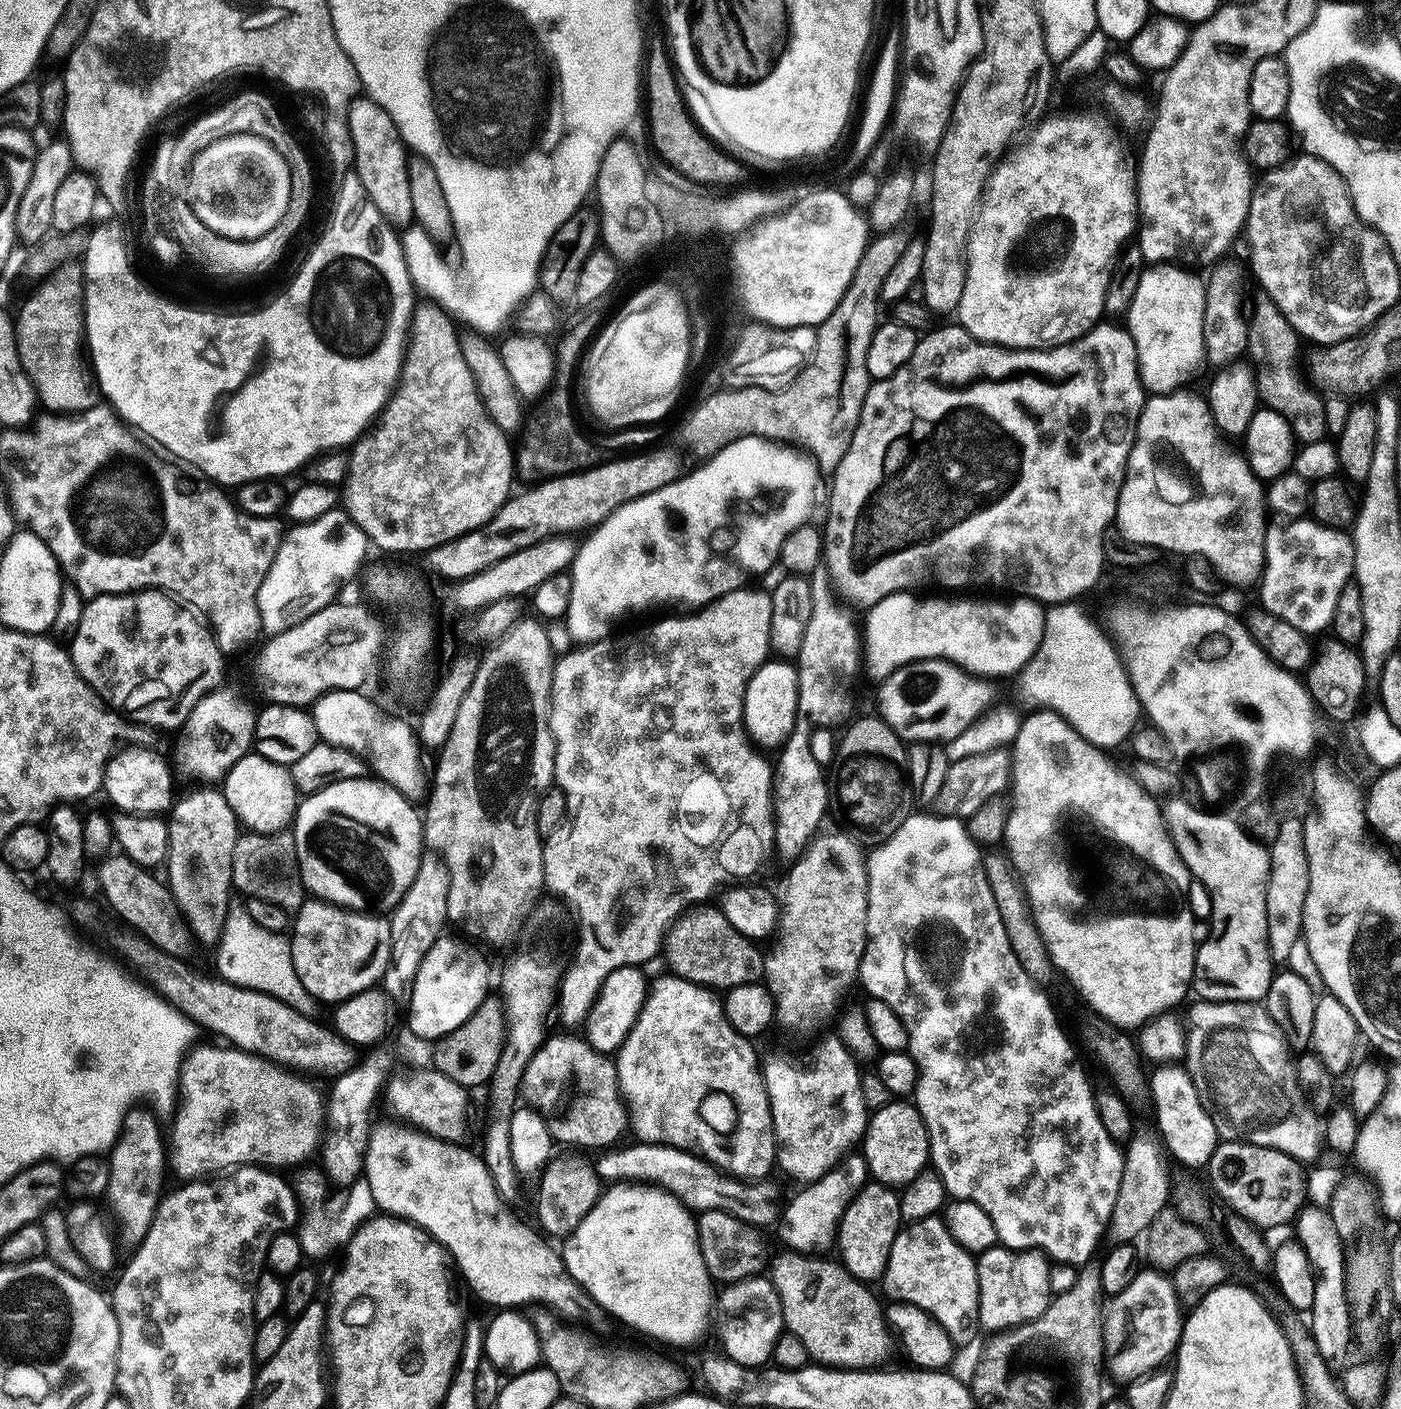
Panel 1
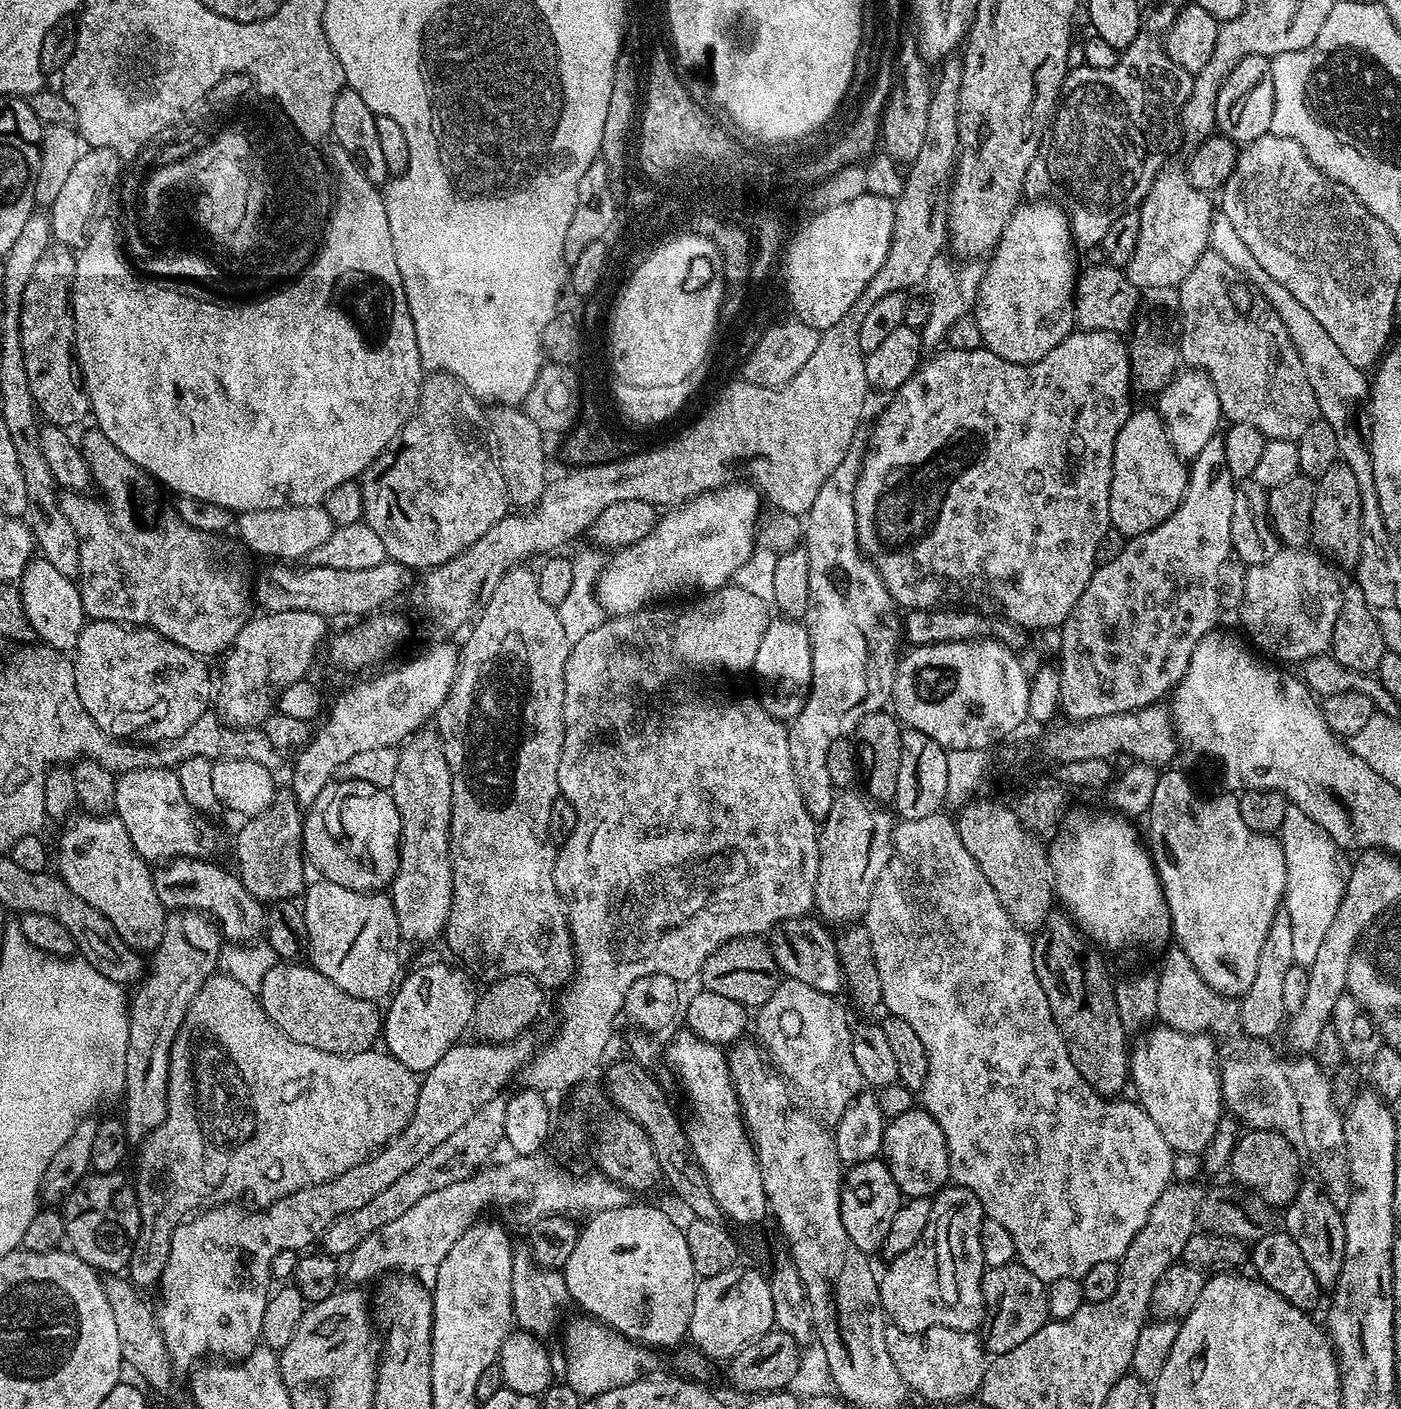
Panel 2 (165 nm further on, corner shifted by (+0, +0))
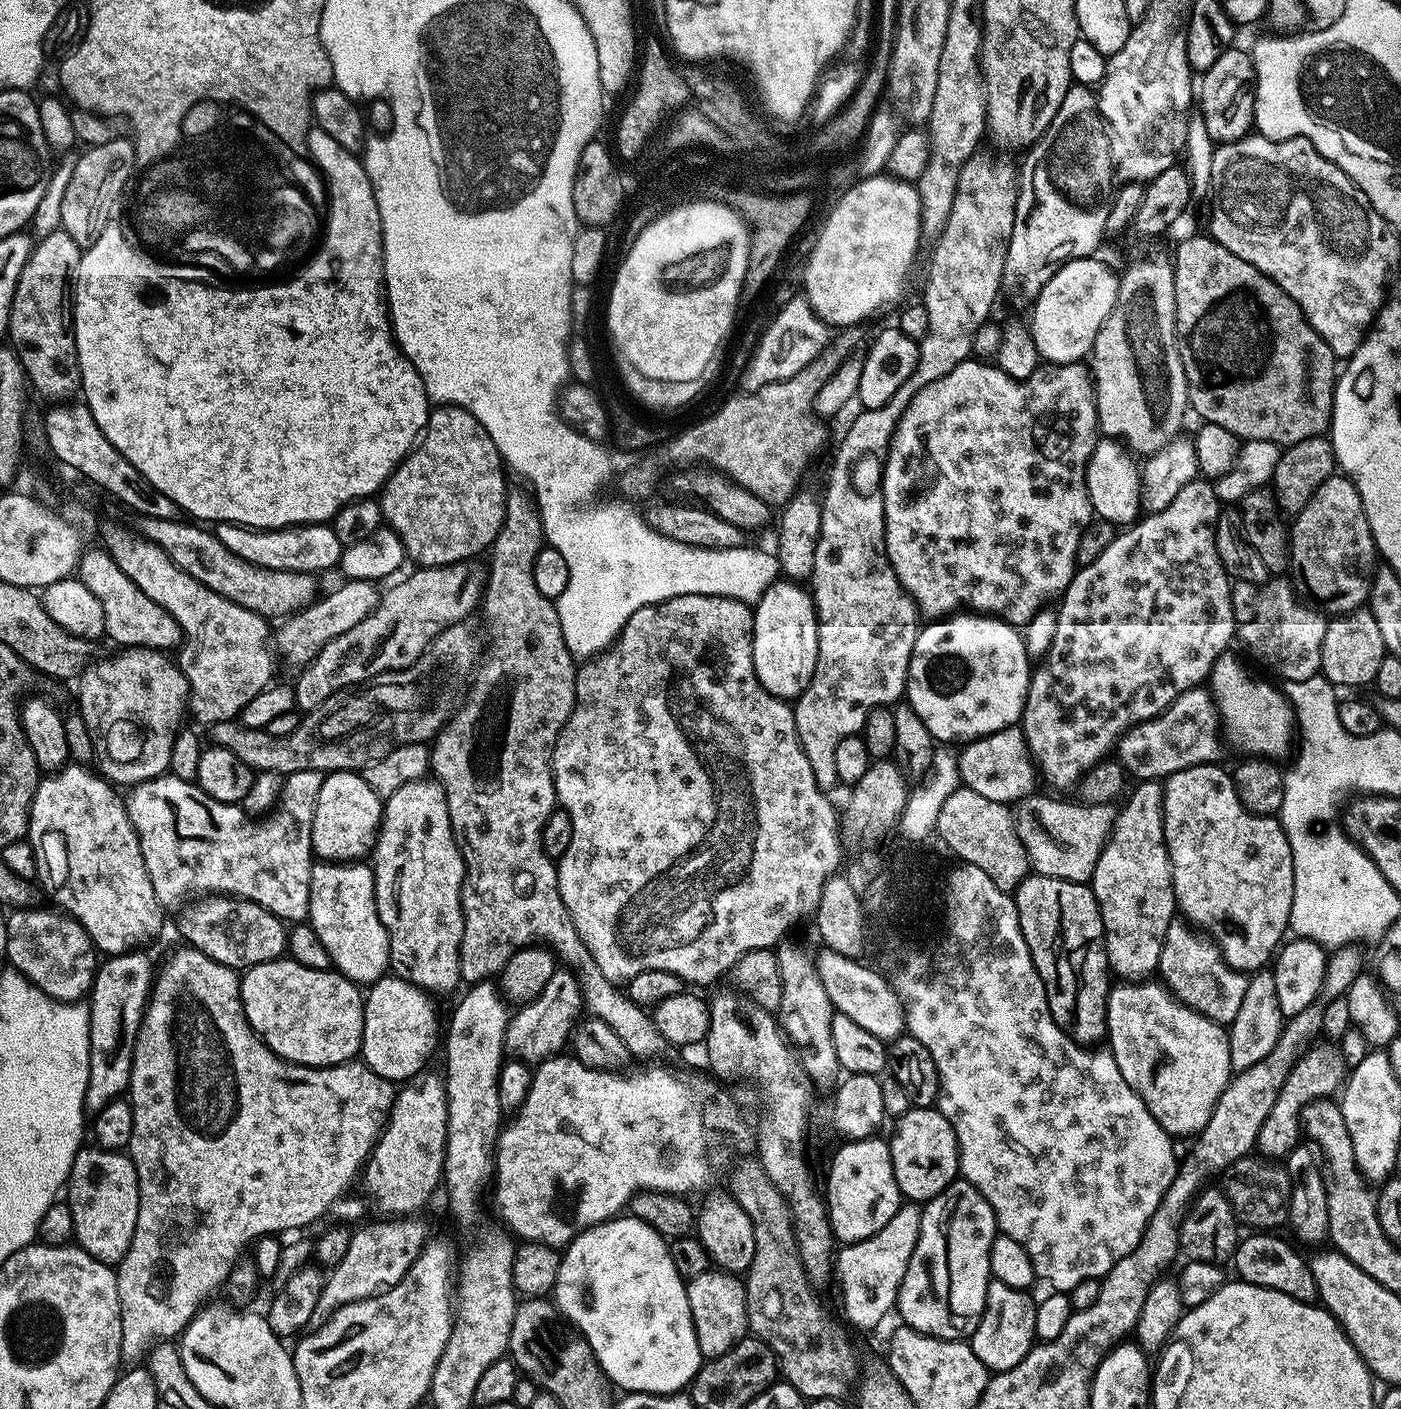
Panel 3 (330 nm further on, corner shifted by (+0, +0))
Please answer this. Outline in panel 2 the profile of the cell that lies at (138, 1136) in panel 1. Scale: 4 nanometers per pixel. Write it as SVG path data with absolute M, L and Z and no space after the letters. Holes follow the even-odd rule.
M202 914L196 920L177 920L164 925L163 937L155 949L156 957L150 960L150 971L139 985L140 989L130 1000L128 1013L128 1045L126 1046L126 1074L124 1075L124 1122L125 1134L129 1141L138 1142L152 1135L152 1131L166 1118L168 1109L168 1071L170 1070L170 1050L178 1030L184 1025L184 1015L188 1013L188 1006L196 996L196 991L206 983L208 977L217 971L221 963L222 932L211 919L202 922Z

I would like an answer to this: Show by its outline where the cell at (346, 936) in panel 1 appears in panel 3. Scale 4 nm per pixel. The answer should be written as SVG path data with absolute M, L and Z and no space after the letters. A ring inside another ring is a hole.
M316 862L310 874L310 906L308 920L322 938L322 946L332 959L332 968L357 986L371 986L389 971L388 935L376 909L376 878L364 862Z

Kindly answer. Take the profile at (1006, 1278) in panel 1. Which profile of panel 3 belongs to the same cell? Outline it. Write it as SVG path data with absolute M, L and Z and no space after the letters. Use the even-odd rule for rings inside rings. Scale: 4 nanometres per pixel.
M989 1280L984 1313L970 1338L974 1354L978 1354L978 1362L982 1362L989 1373L1005 1372L1018 1366L1018 1362L1022 1362L1034 1347L1037 1301L1028 1295L1027 1291L1006 1286L1006 1282Z

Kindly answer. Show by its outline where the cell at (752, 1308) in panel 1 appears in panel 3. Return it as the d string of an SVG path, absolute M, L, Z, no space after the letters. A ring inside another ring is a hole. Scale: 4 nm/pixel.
M709 1270L698 1274L698 1278L687 1281L687 1286L692 1330L698 1338L701 1357L711 1358L726 1354L726 1350L745 1339L748 1332L746 1298L743 1283L735 1275Z

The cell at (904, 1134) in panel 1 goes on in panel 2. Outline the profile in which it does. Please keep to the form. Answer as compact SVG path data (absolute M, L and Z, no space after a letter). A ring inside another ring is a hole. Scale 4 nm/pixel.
M914 1106L906 1114L898 1114L885 1123L882 1159L905 1197L931 1198L949 1183L946 1138L938 1122L923 1107Z

